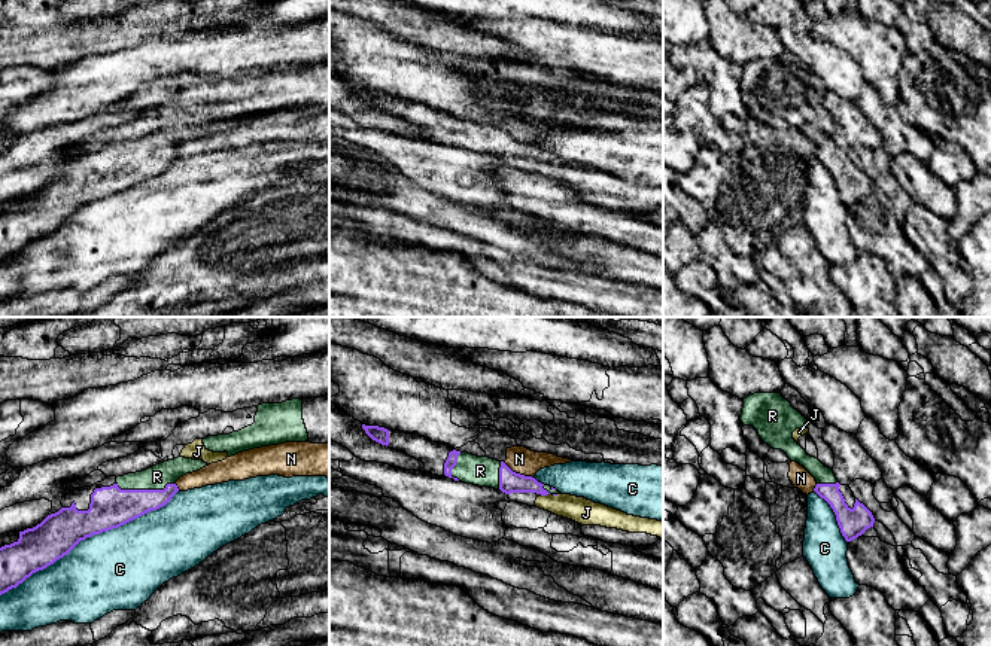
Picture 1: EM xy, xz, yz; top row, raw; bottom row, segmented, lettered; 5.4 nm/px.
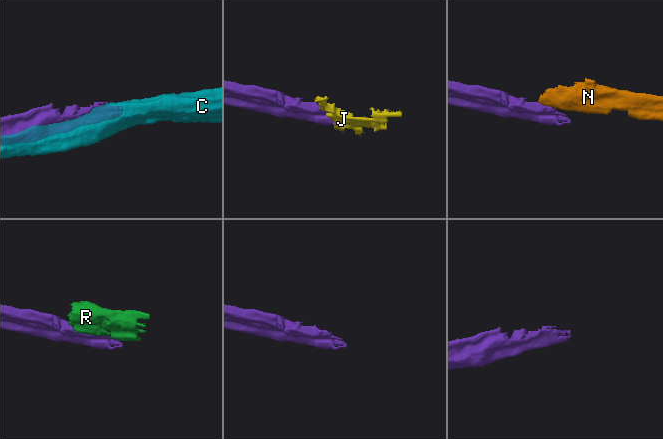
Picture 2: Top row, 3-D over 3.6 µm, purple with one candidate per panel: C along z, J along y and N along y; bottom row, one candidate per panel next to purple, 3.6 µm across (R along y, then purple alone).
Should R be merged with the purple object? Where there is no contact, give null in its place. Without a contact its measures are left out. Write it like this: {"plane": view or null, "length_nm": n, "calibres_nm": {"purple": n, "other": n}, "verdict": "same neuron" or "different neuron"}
{"plane": "xy", "length_nm": 320, "calibres_nm": {"purple": 220, "other": 130}, "verdict": "different neuron"}

